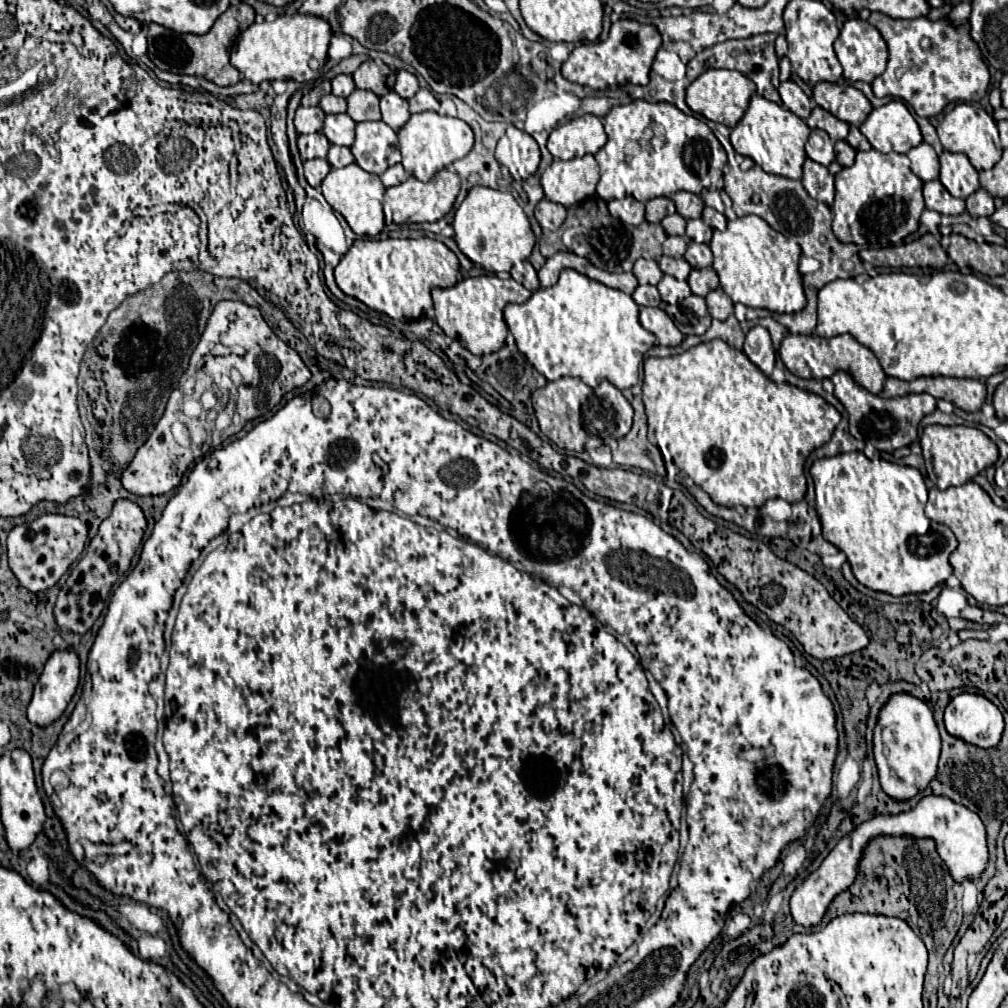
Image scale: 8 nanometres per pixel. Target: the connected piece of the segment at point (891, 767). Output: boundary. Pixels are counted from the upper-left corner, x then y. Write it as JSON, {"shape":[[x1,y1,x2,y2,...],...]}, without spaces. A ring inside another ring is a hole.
{"shape":[[906,692,892,694,890,700,878,712,872,742,880,784,888,796,896,800,908,800,914,794,922,792,928,782,936,776,940,756,940,734,932,710,920,698]]}

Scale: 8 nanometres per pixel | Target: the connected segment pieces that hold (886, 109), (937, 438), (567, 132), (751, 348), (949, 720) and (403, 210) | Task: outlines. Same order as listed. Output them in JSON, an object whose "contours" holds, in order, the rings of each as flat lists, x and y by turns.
{"contours":[[[892,100,886,106,874,108,860,132,868,136,872,148,880,152,906,154,922,142,922,132,904,102]],[[926,426,920,438,920,446,924,452,928,478,940,490,970,482,976,474,980,474,998,460,998,446,974,426]],[[592,114,572,118,568,124,550,132,548,150,558,160,582,158,584,154,596,154,606,144,606,132,602,120]],[[754,326,748,334,746,334,746,342,744,342,744,354,766,374,770,376,776,364,776,354,774,354,774,346,770,340,770,334,766,328,762,326]],[[962,692,950,700,944,724,952,736,980,748,996,746,1004,730,1002,712,986,696,970,692]],[[440,170,430,182,420,182,414,176,410,176,406,182,386,190,383,204,385,224,389,225,394,222,396,224,406,224,406,222,436,222,436,220,442,220,452,210,458,192,460,192,460,176,456,172]]]}

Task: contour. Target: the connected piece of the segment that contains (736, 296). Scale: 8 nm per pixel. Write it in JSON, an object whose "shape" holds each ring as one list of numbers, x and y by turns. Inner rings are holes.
{"shape":[[742,216,728,222,724,232,714,230,710,248,714,252,714,264,720,278,720,288,732,302,742,302,750,308,766,308,772,312,800,312,806,304,802,276,796,268,802,252,800,246,784,234,772,230,758,216]]}

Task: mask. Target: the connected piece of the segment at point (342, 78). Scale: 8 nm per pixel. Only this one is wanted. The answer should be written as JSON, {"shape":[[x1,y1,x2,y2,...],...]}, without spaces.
{"shape":[[338,74,334,80,332,80,332,94,334,96,342,96,342,98,348,98,352,92,354,92,354,80,352,76,348,74]]}

